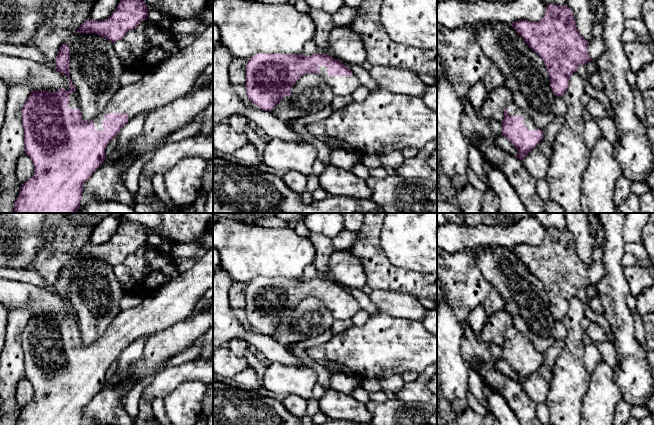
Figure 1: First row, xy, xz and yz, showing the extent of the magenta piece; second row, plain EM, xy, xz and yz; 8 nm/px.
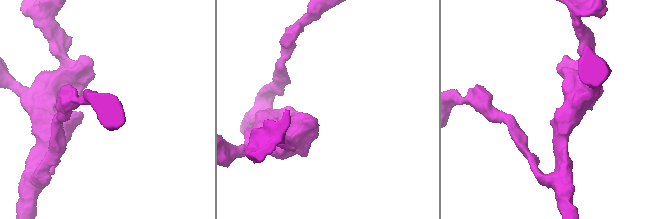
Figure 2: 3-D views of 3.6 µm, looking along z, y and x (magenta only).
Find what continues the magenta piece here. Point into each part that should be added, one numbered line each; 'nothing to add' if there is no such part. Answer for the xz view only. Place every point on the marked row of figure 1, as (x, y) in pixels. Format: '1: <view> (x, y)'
1: xz (340, 85)

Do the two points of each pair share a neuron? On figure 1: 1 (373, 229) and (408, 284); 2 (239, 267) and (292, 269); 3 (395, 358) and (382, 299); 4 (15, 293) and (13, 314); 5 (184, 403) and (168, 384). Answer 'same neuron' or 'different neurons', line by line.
1: same neuron
2: same neuron
3: different neurons
4: different neurons
5: different neurons

